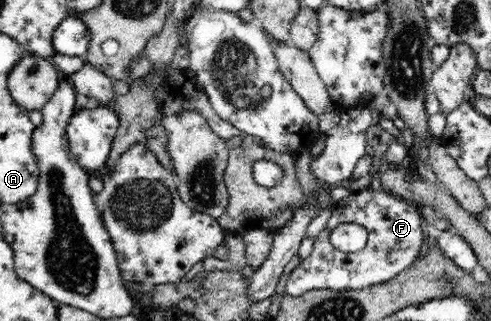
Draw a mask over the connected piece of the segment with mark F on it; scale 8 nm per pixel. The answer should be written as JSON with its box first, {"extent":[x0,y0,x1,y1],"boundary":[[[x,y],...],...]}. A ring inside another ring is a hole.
{"extent":[286,185,424,295],"boundary":[[[376,185],[351,192],[333,207],[323,231],[314,238],[312,253],[290,273],[286,280],[288,295],[302,295],[310,289],[333,291],[360,290],[392,280],[417,262],[420,246],[424,246],[424,220],[415,203],[386,192]],[[342,223],[356,223],[368,231],[368,242],[359,252],[342,252],[334,248],[329,234]]]}

